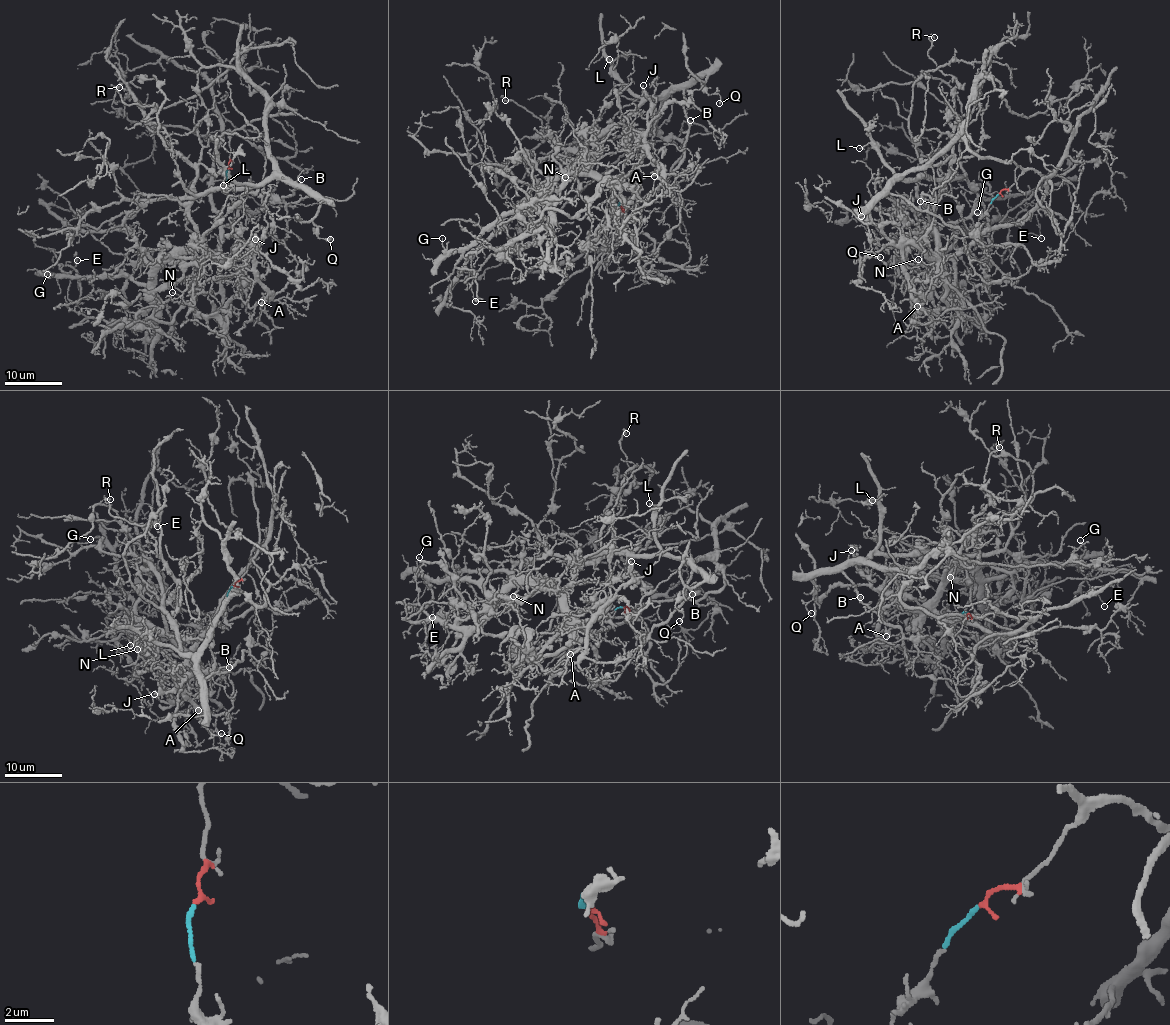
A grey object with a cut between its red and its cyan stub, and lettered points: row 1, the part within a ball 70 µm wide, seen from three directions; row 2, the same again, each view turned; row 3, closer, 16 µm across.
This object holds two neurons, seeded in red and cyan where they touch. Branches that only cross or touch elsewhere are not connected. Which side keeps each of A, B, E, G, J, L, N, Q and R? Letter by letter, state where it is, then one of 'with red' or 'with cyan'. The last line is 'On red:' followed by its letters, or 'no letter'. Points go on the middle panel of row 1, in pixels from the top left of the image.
A: at (654, 176); with cyan
B: at (690, 120); with red
E: at (475, 301); with cyan
G: at (442, 238); with cyan
J: at (643, 85); with cyan
L: at (609, 59); with red
N: at (565, 177); with cyan
Q: at (719, 103); with red
R: at (505, 100); with cyan
On red: B, L, Q

